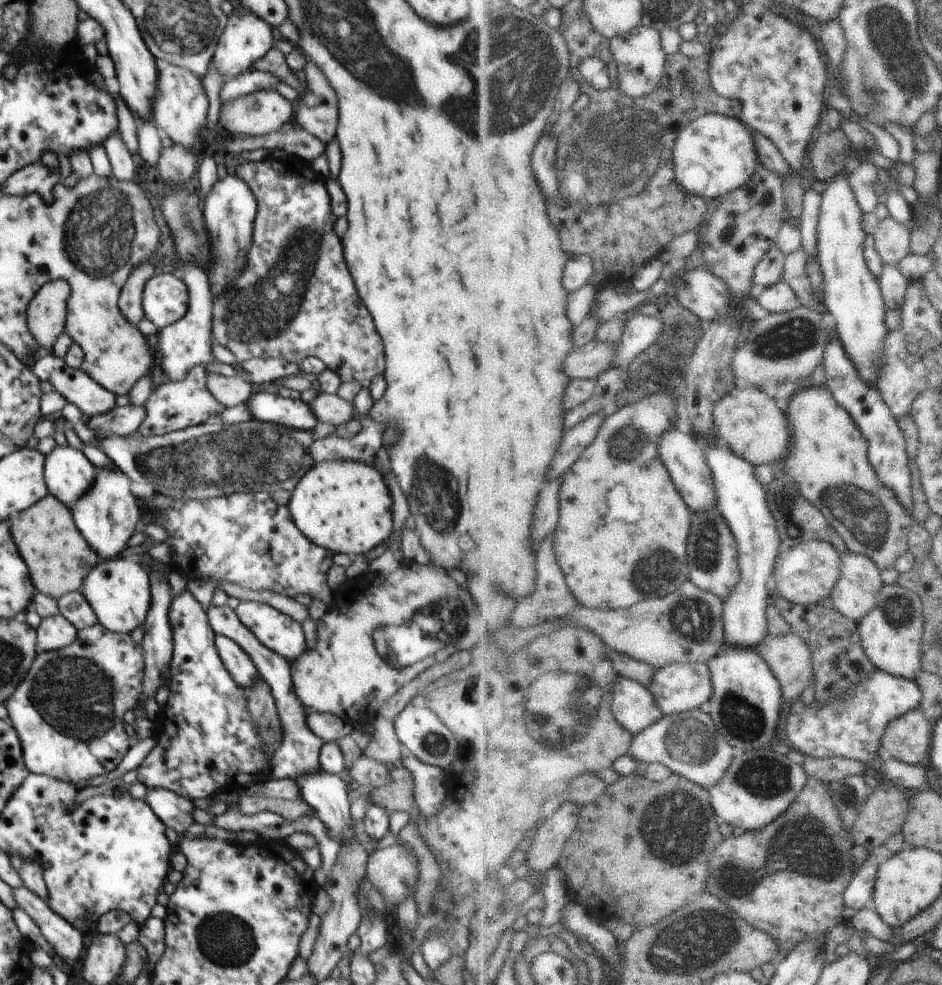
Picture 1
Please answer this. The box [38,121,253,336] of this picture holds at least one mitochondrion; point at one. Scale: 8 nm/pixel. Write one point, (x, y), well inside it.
(100, 231)

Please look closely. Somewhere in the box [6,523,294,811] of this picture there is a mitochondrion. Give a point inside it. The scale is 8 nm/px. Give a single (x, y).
(77, 696)

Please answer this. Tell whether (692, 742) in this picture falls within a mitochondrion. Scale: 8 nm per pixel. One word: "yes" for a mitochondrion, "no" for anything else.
yes

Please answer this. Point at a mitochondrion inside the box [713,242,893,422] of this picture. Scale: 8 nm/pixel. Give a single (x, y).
(791, 339)

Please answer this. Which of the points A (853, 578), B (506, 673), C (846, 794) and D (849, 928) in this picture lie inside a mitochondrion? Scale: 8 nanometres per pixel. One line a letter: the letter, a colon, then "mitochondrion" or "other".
A: other
B: other
C: mitochondrion
D: other

